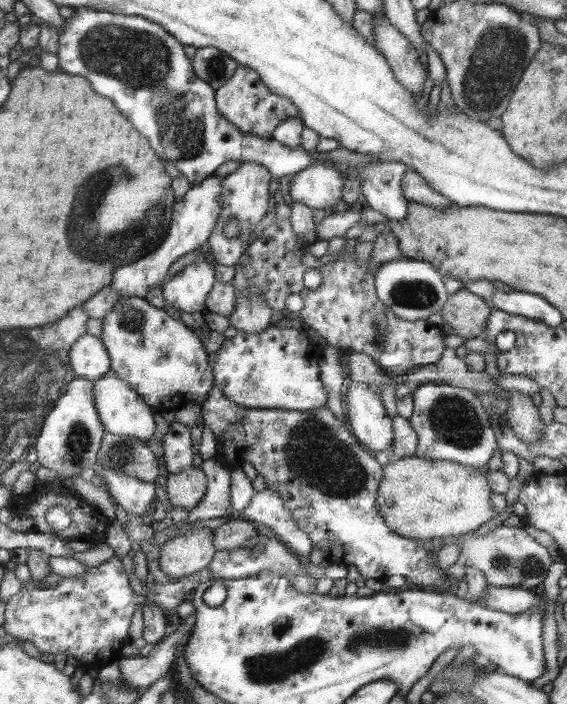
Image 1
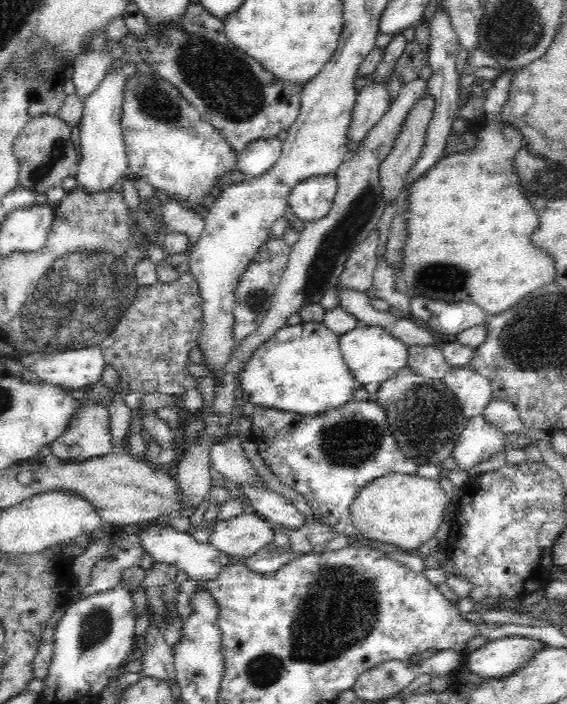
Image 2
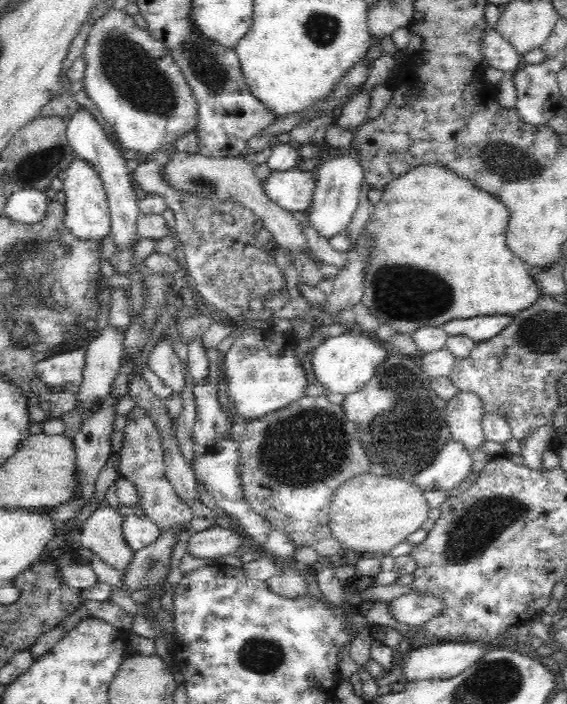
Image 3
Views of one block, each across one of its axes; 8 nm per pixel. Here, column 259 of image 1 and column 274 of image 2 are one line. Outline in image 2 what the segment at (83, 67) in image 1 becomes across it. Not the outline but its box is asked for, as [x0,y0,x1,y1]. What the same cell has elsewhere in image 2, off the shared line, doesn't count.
[236,137,283,178]

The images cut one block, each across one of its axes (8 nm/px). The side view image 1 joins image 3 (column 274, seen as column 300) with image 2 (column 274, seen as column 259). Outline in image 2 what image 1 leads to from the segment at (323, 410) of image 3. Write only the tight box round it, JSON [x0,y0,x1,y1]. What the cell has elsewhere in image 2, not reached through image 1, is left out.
[248,399,417,542]

